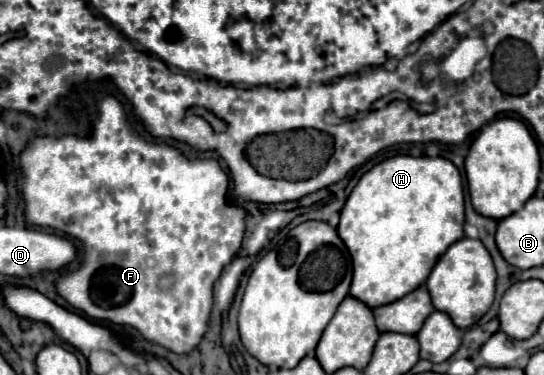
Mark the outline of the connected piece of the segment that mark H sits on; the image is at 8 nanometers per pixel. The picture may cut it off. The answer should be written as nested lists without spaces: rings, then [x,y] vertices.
[[[398,154],[368,170],[348,196],[342,212],[338,234],[352,254],[352,288],[350,294],[368,308],[376,308],[422,286],[448,246],[464,236],[464,190],[458,168],[442,156],[404,156]]]

